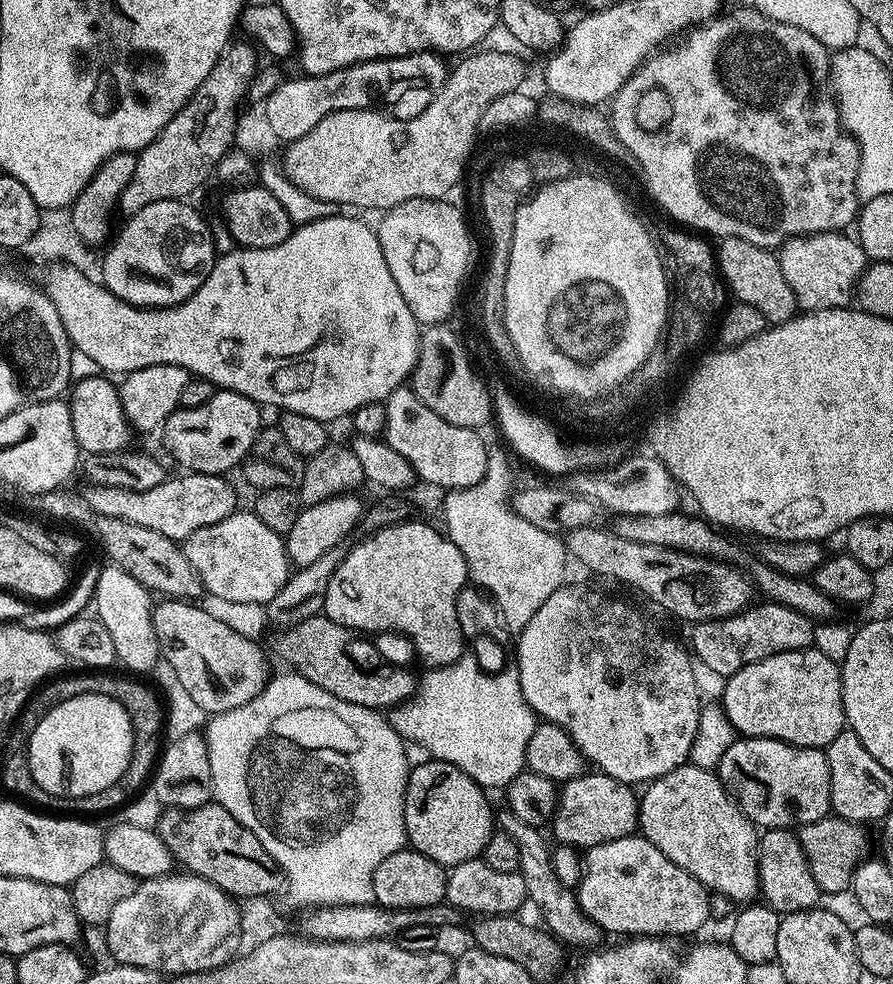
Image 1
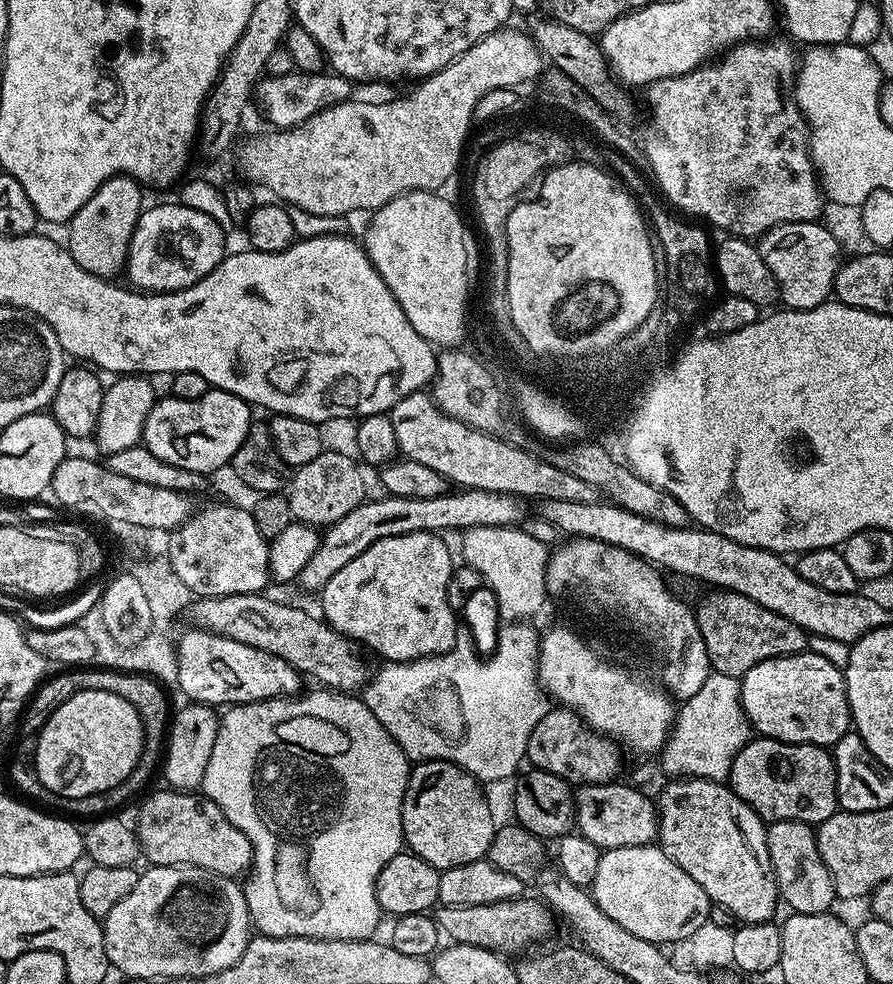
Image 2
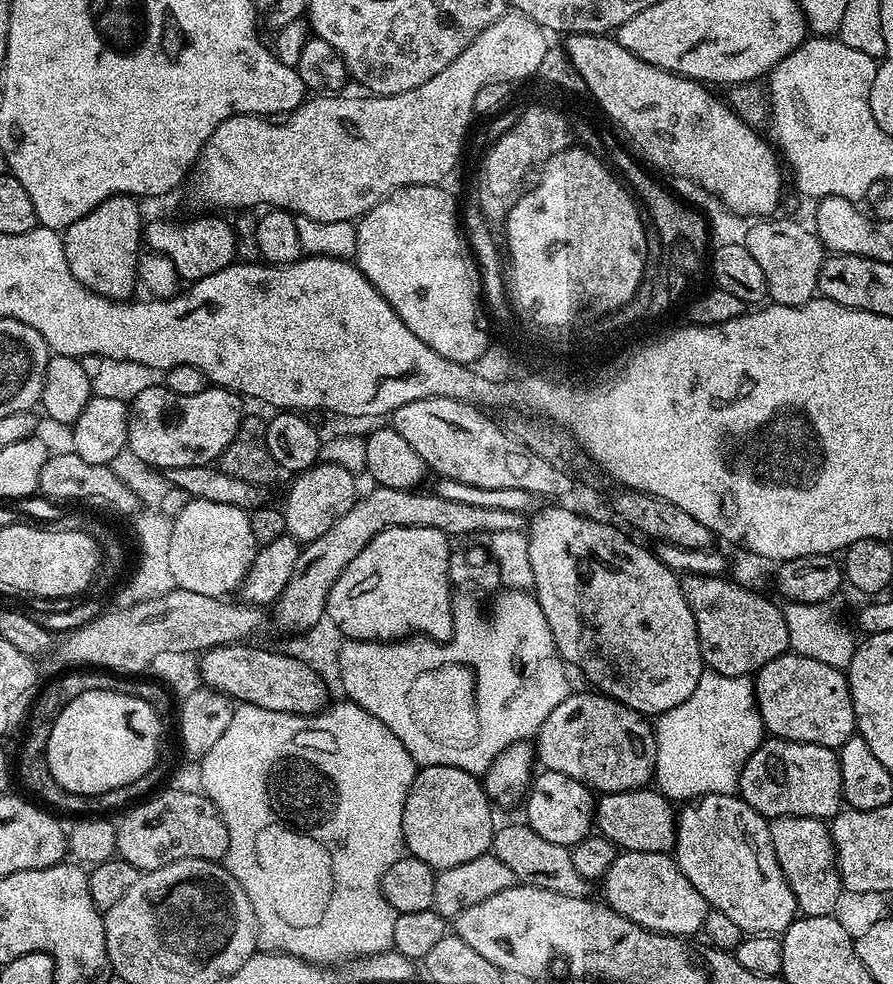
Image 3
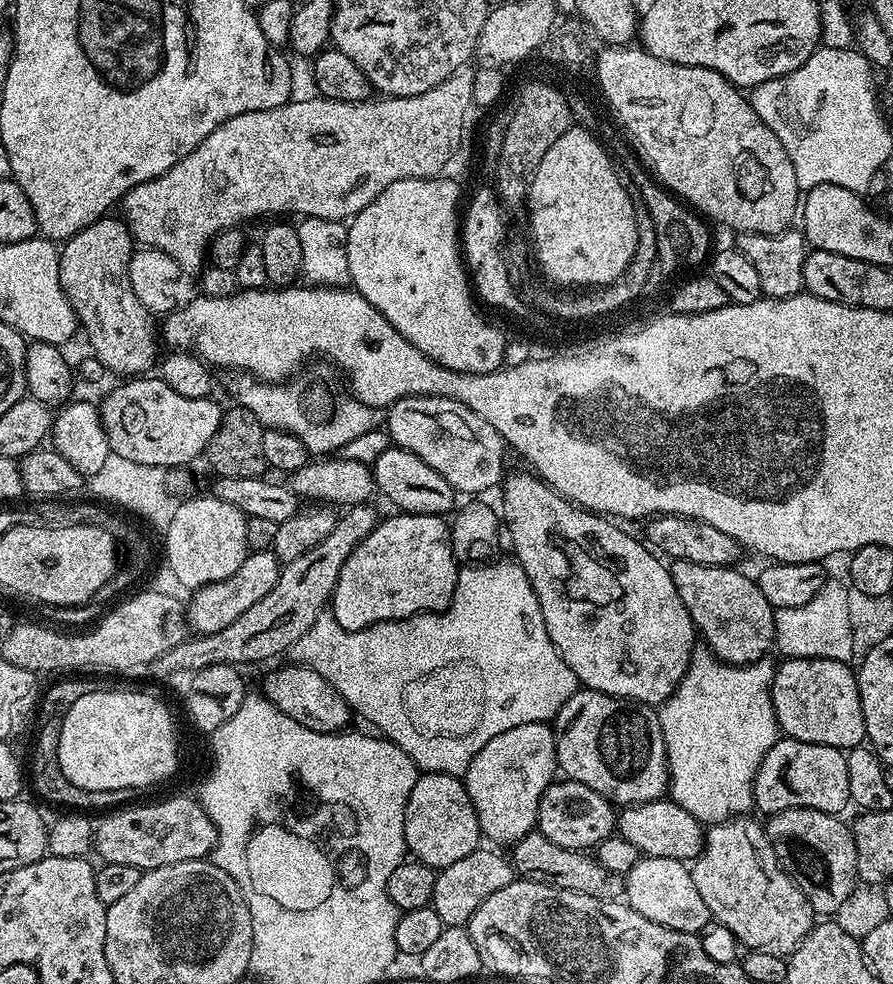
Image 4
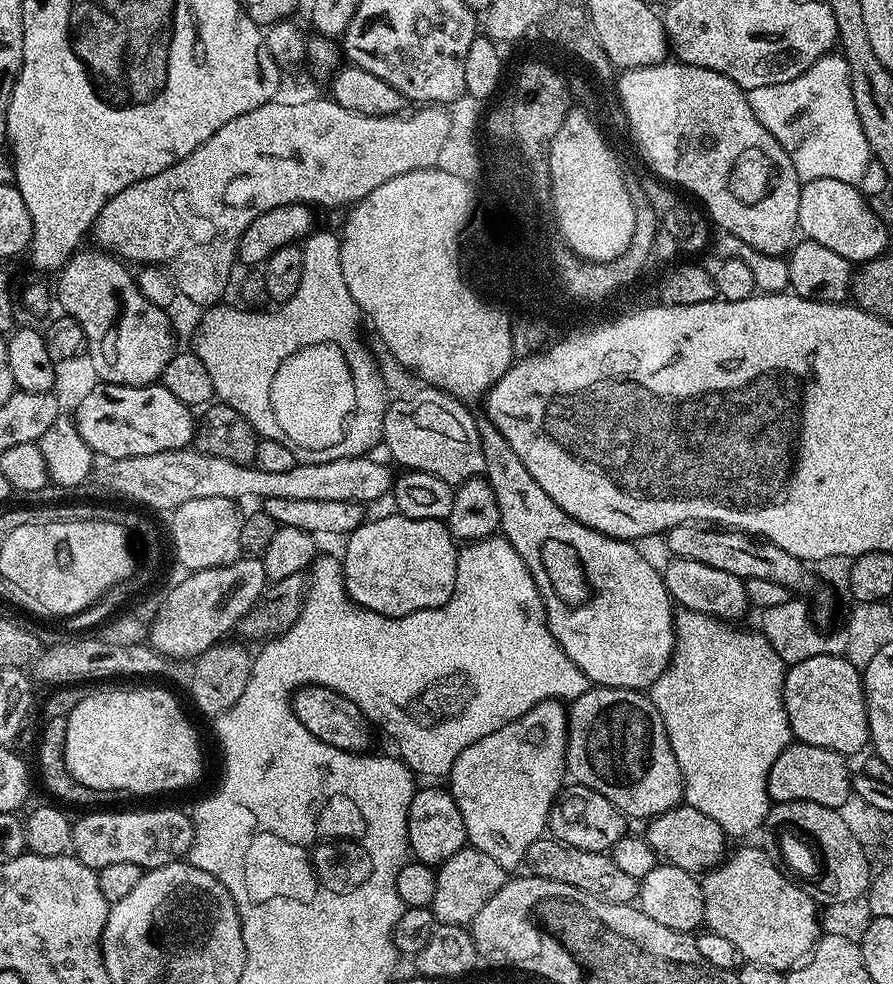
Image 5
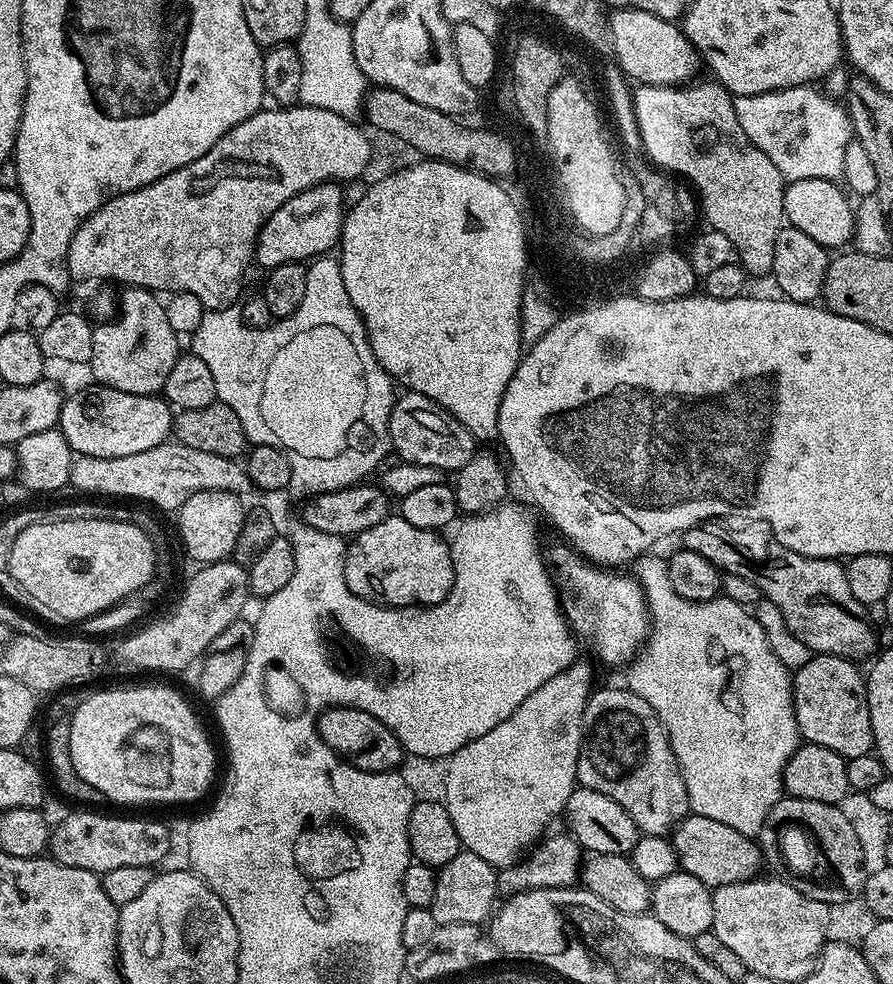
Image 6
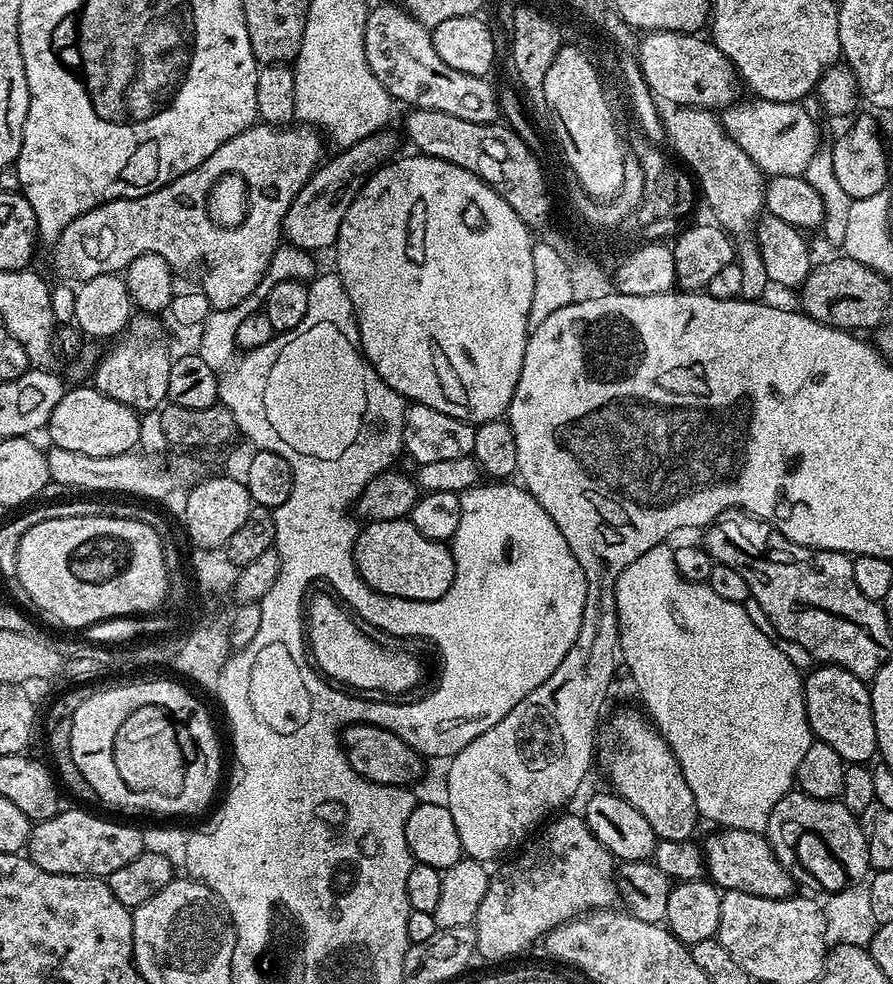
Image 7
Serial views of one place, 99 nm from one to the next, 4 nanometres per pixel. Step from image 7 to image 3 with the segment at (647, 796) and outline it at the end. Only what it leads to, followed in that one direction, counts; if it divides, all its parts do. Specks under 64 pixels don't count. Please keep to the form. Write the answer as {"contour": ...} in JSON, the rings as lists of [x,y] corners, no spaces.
{"contour":[[[595,690],[571,694],[555,706],[534,737],[534,756],[545,769],[582,782],[593,793],[645,787],[656,771],[656,734],[640,713]]]}

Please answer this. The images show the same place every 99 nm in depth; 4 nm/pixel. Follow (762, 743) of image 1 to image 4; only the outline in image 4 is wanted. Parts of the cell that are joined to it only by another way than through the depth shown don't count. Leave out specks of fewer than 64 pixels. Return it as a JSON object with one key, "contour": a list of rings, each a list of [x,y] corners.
{"contour":[[[777,739],[775,746],[762,758],[756,771],[754,786],[752,787],[752,803],[755,811],[763,814],[781,812],[791,808],[809,808],[823,812],[843,813],[844,807],[850,804],[850,781],[846,770],[846,755],[834,746],[811,744],[801,740]]]}

